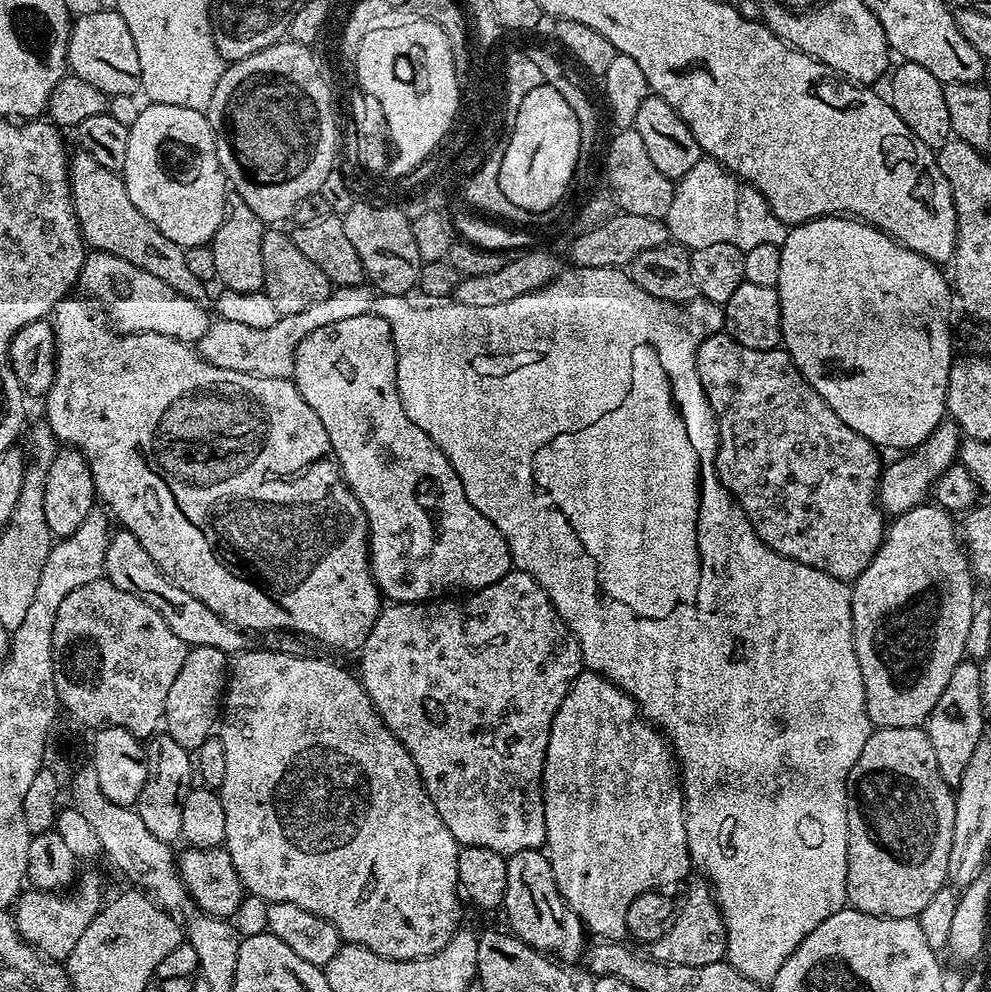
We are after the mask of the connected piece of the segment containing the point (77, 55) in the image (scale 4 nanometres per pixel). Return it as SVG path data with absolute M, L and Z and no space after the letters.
M115 10L109 12L88 12L85 16L76 16L72 33L68 39L68 67L71 75L82 78L82 82L90 82L90 86L98 86L109 98L118 95L135 97L141 91L142 66L138 66L138 46L134 46L134 38L130 35L130 26Z

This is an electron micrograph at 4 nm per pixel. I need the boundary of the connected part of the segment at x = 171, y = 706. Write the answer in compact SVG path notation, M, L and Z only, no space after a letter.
M213 647L189 649L186 661L166 696L163 719L166 735L177 742L178 746L194 752L208 736L213 735L220 718L229 674L227 653Z

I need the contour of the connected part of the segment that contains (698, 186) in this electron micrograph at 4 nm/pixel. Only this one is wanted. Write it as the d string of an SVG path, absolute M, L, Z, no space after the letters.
M701 158L694 170L675 185L675 190L674 202L670 202L666 217L668 235L673 241L687 242L692 246L730 242L747 250L762 246L760 240L768 240L768 224L776 228L776 240L785 240L788 236L789 225L772 213L766 197L752 185L741 183L714 159Z

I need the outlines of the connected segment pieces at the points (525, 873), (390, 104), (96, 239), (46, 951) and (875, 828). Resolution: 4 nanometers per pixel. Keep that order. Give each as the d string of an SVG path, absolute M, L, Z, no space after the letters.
M539 848L522 850L507 857L507 862L506 894L502 912L505 912L508 918L511 933L536 951L556 957L563 963L579 961L588 942L586 929L580 916L562 898L554 882L554 870L547 855Z
M412 18L409 24L392 22L388 30L371 31L362 39L358 47L354 69L356 69L356 84L363 91L374 98L382 106L385 115L387 132L396 136L398 145L398 159L396 172L403 176L414 171L425 159L441 147L440 137L444 128L448 128L448 120L452 120L452 108L456 108L454 85L452 85L451 61L452 57L446 54L446 34L442 26L432 20Z
M76 150L71 153L68 175L72 178L72 201L76 217L80 223L80 233L84 235L84 243L89 249L109 252L118 258L126 258L126 262L138 266L138 270L146 270L146 274L154 274L154 278L162 278L166 286L178 290L191 300L203 301L205 281L200 280L186 266L186 251L178 247L134 202L130 202L130 194L126 194L124 177L121 173L106 170L106 166L98 166L90 154Z
M81 871L75 881L75 888L76 892L69 891L67 894L59 891L24 890L14 901L14 919L20 938L49 961L67 961L74 946L78 946L78 938L86 934L86 926L90 926L90 922L100 913L105 903L104 884L98 873Z
M923 727L918 728L876 728L872 736L862 746L862 754L858 754L858 762L848 775L848 865L846 866L847 903L859 912L874 914L882 918L916 918L926 905L933 900L938 890L946 887L949 879L948 863L950 862L950 842L954 838L954 814L956 798L953 785L947 784L938 774L938 762L934 759L934 746L930 746L930 738Z

